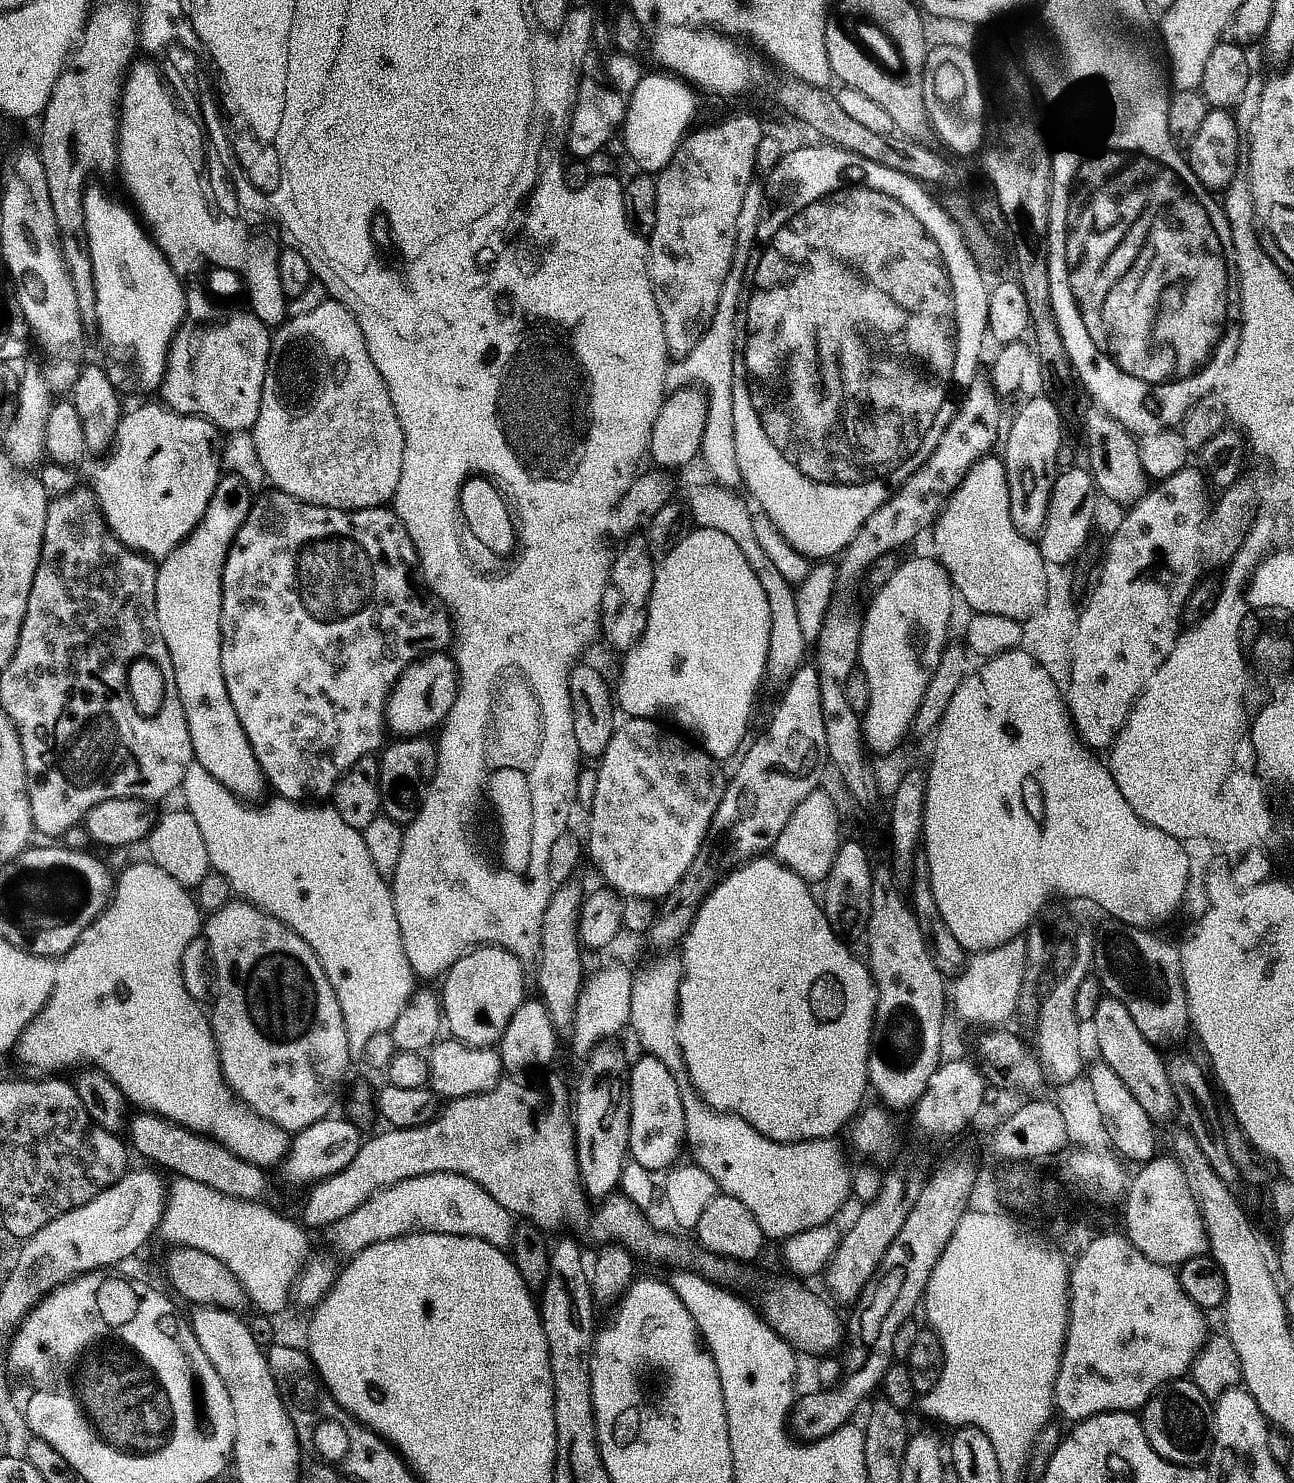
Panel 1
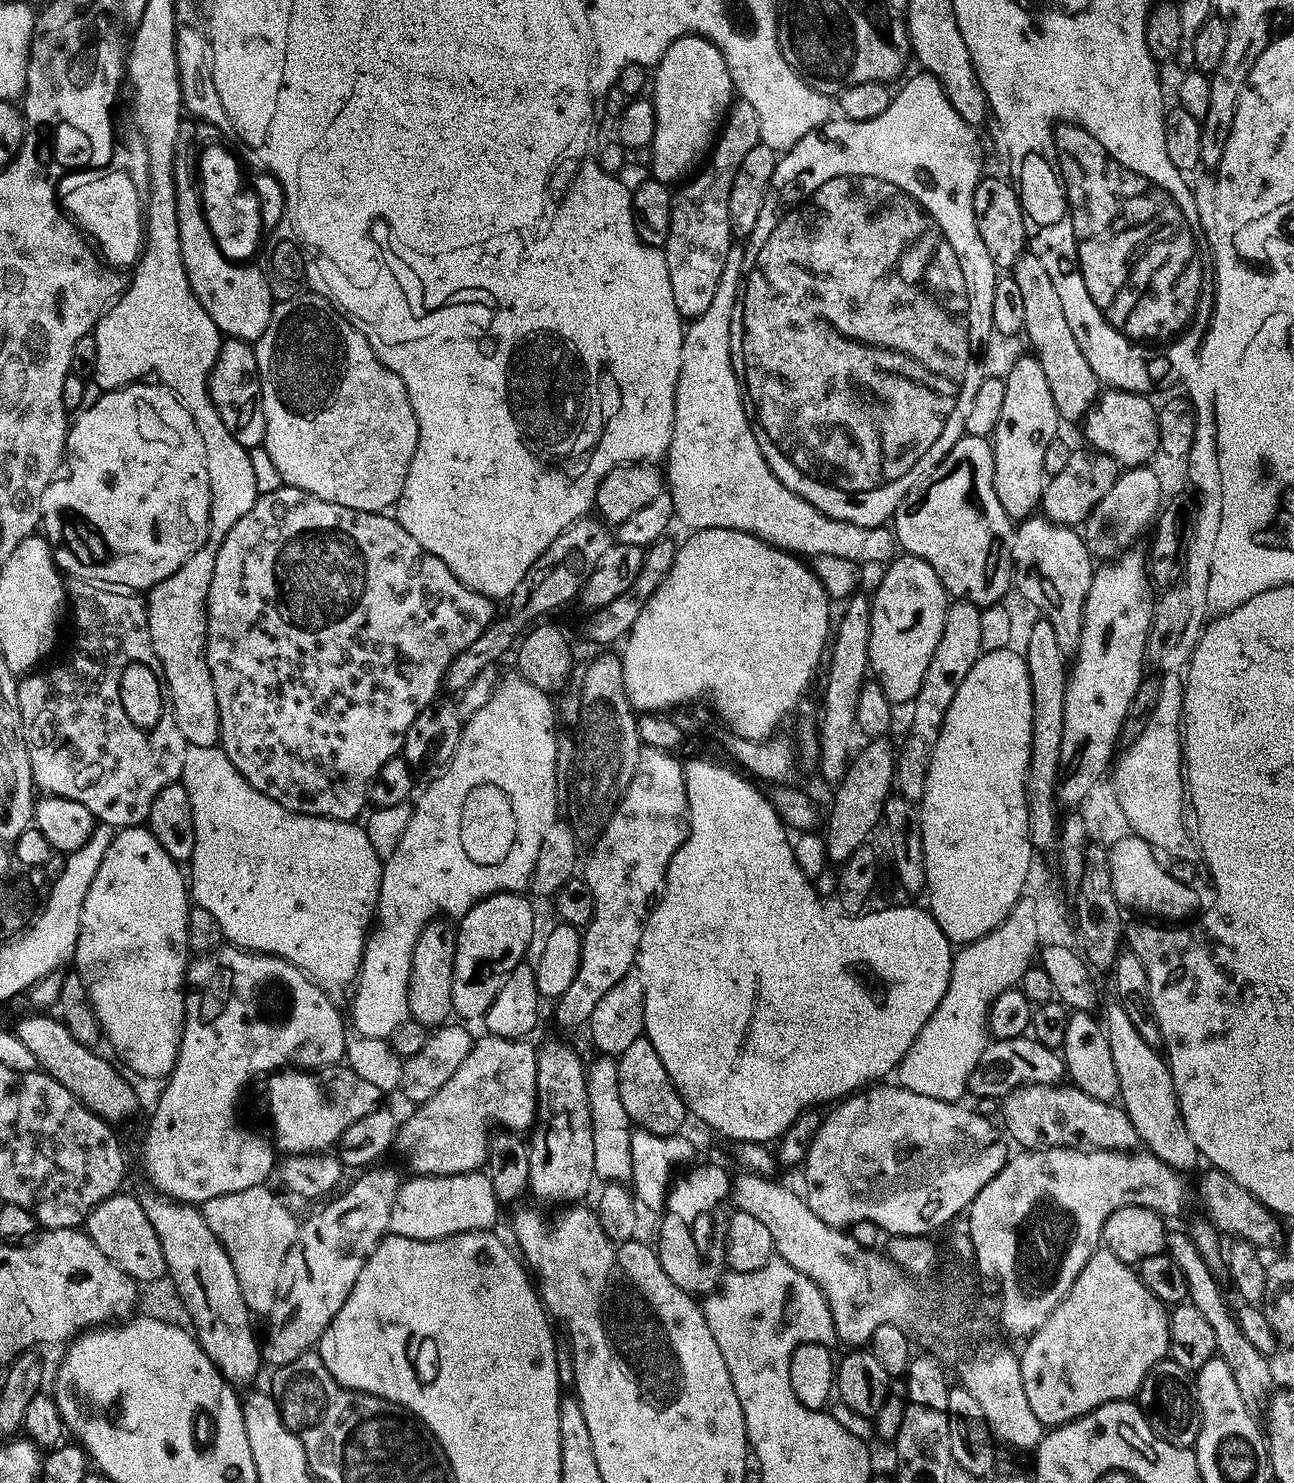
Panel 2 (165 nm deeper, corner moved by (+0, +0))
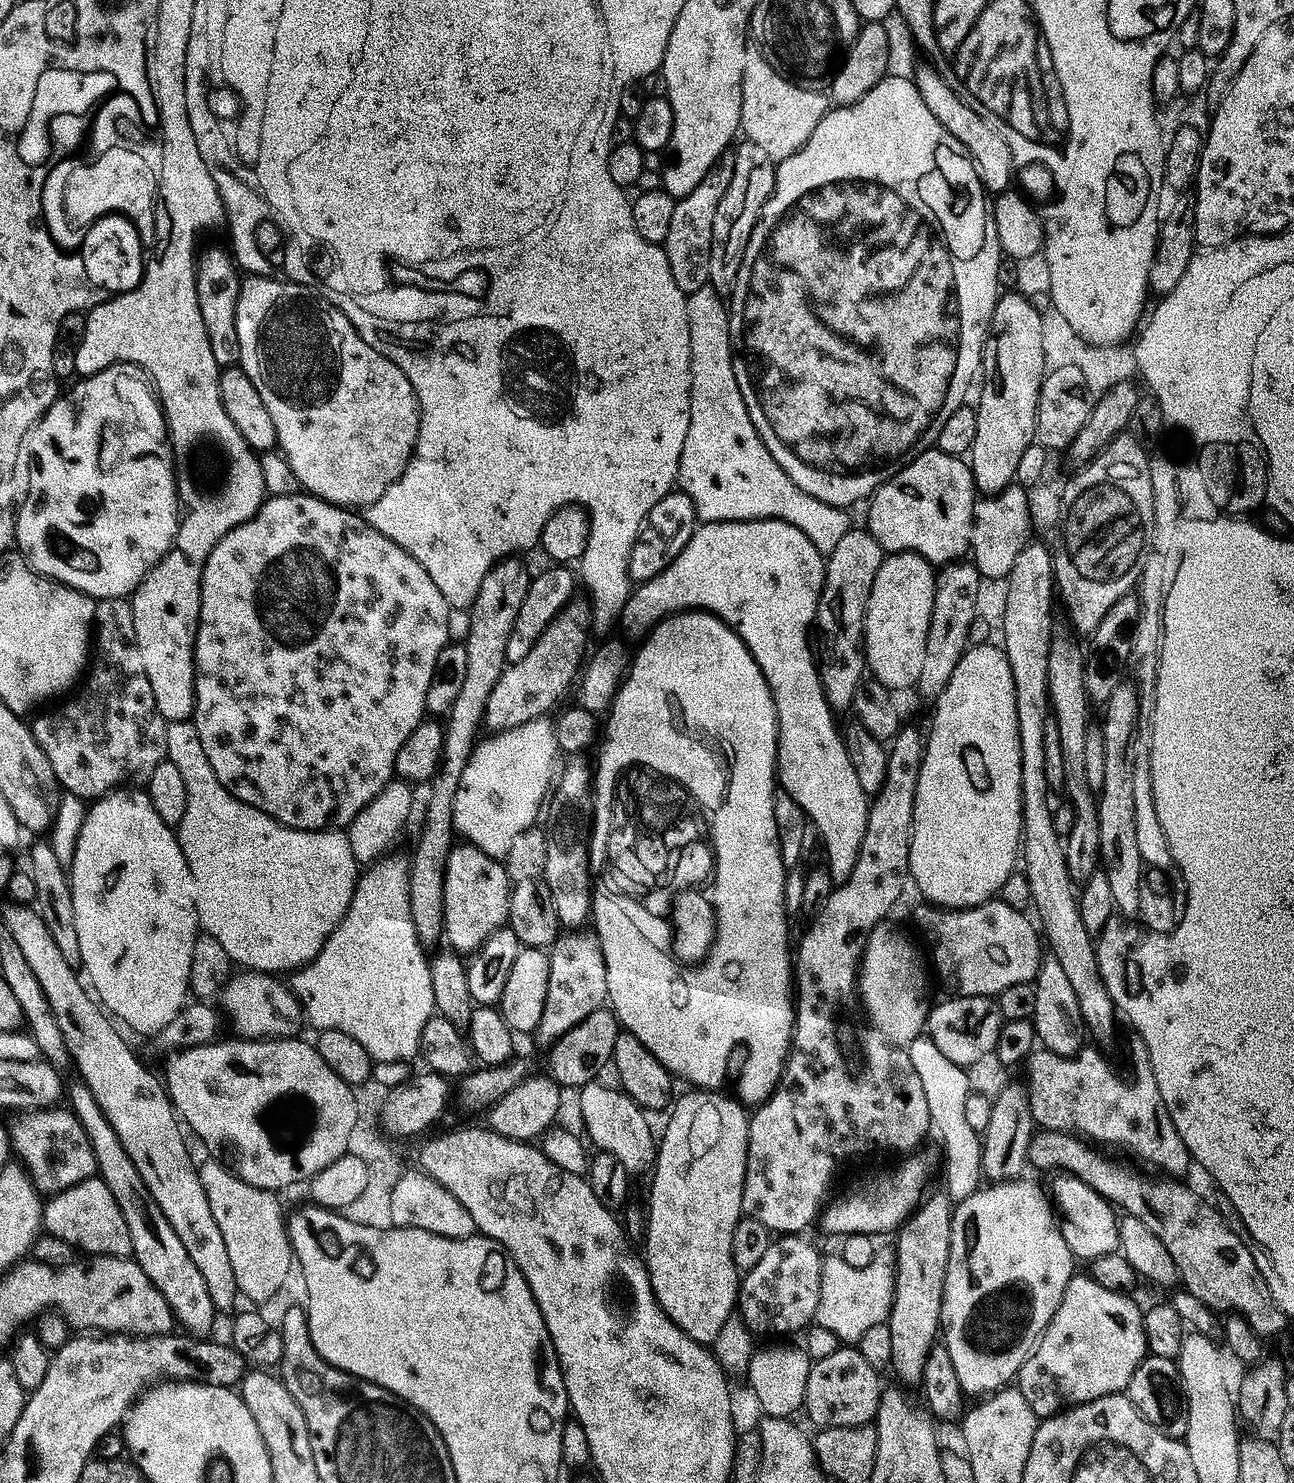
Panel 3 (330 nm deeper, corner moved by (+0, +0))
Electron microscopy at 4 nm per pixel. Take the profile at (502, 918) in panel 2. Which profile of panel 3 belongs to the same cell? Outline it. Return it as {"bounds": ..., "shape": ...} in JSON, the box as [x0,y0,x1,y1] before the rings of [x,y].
{"bounds":[444,842,512,954],"shape":[[[467,842],[453,847],[444,875],[444,934],[451,951],[475,954],[481,946],[509,923],[512,880],[501,861],[482,854]]]}

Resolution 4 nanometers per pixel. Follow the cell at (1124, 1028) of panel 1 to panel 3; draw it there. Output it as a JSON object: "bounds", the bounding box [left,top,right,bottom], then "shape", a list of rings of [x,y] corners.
{"bounds":[916,898,1046,998],"shape":[[[997,898],[989,900],[988,903],[978,906],[977,908],[969,908],[967,910],[949,910],[946,908],[938,908],[935,906],[923,906],[916,912],[916,924],[920,927],[920,932],[924,935],[924,940],[928,943],[928,948],[932,951],[932,960],[936,963],[936,972],[940,975],[940,980],[949,988],[950,993],[959,993],[961,997],[967,996],[985,996],[996,998],[999,997],[1000,993],[1010,990],[1010,986],[1018,986],[1019,984],[1030,984],[1036,979],[1036,975],[1040,972],[1040,966],[1046,959],[1046,948],[1042,943],[1041,933],[1027,920],[1025,913],[1018,909],[1013,908],[1008,904],[1005,904],[1002,899]]]}

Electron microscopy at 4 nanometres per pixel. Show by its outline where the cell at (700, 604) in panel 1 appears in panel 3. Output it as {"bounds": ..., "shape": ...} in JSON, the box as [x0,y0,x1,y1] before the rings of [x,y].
{"bounds":[622,520,872,886],"shape":[[[754,520],[754,521],[726,521],[719,524],[705,523],[703,526],[697,527],[694,538],[690,538],[690,546],[686,546],[686,550],[682,550],[682,554],[678,554],[678,558],[670,565],[662,574],[658,574],[658,578],[654,578],[650,582],[639,585],[633,591],[632,597],[626,602],[626,610],[622,617],[622,628],[625,628],[632,636],[647,637],[648,633],[656,627],[657,624],[667,620],[668,617],[677,615],[681,612],[690,612],[699,610],[701,612],[711,612],[724,621],[728,627],[736,631],[742,638],[742,642],[749,650],[752,656],[758,662],[758,666],[762,670],[762,674],[766,678],[766,682],[772,691],[772,697],[776,699],[776,715],[778,717],[778,784],[782,789],[783,795],[794,798],[794,802],[804,812],[805,817],[816,832],[820,835],[820,840],[824,843],[824,856],[828,859],[826,869],[832,876],[832,880],[836,886],[846,883],[850,878],[850,874],[854,874],[854,866],[858,866],[858,854],[862,850],[862,838],[866,838],[866,830],[870,822],[870,810],[872,809],[870,798],[866,794],[866,790],[862,790],[862,782],[858,782],[858,774],[854,771],[854,762],[850,762],[850,754],[848,753],[848,745],[845,737],[842,735],[842,728],[836,725],[837,717],[832,711],[832,707],[828,704],[828,699],[824,693],[824,687],[820,681],[820,669],[818,667],[817,657],[808,649],[808,635],[813,635],[814,625],[816,622],[816,611],[820,605],[822,598],[822,590],[824,589],[824,570],[826,567],[826,557],[814,546],[814,542],[810,542],[810,538],[806,538],[806,534],[802,534],[802,530],[798,530],[794,526],[790,526],[781,520]]]}

